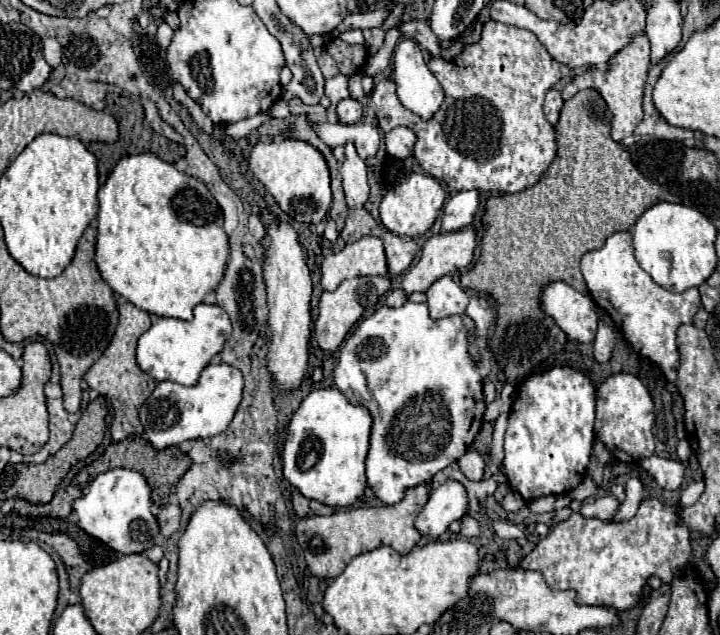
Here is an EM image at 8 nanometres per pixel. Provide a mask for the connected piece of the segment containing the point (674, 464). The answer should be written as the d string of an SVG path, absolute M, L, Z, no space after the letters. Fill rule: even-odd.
M681 440L677 444L677 456L675 458L659 458L649 456L641 460L641 466L655 478L655 482L665 490L679 490L685 480L685 460L691 456L691 446L687 440Z

